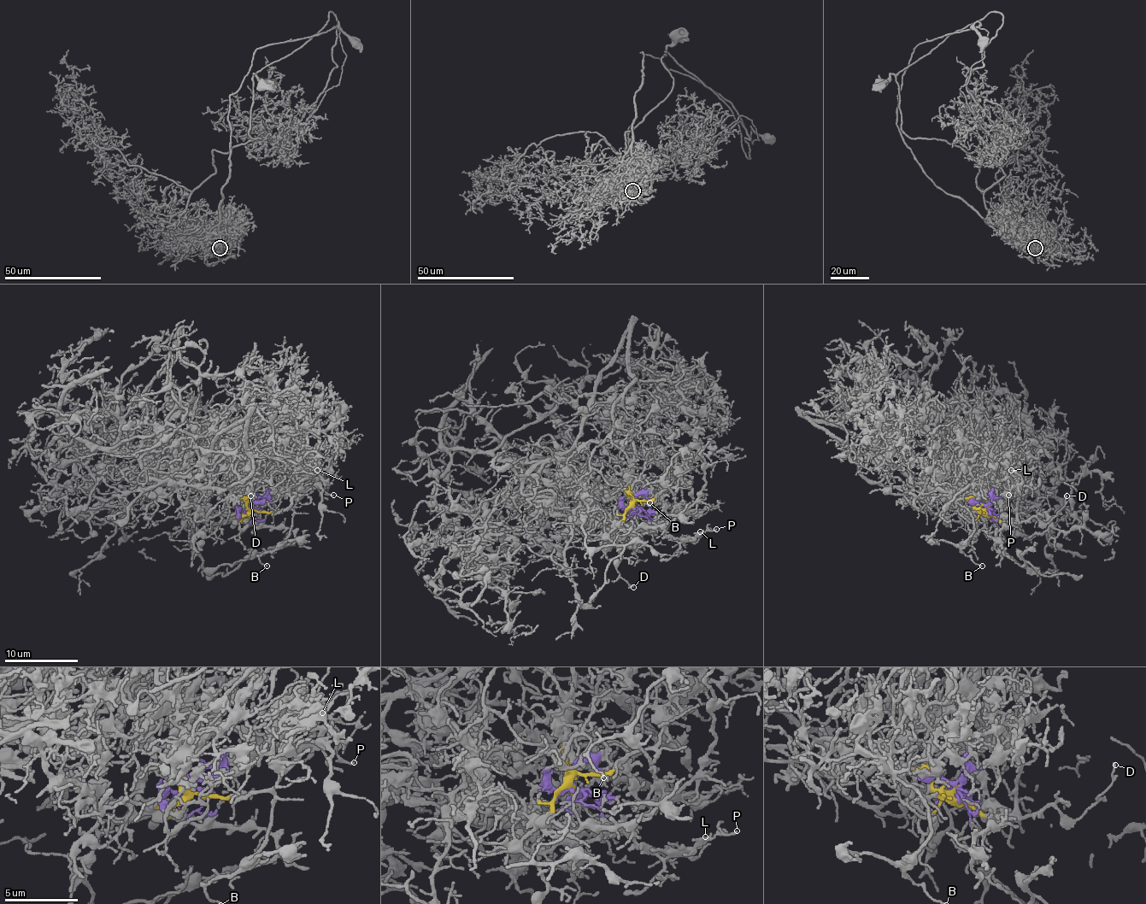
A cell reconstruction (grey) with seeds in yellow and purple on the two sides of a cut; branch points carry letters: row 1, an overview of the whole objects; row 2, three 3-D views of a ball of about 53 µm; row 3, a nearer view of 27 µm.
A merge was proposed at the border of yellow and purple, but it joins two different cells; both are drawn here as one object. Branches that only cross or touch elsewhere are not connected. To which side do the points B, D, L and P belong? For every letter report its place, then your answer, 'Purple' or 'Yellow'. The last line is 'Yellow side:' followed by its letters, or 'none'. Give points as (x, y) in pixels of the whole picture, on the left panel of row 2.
B: Place: (267, 566). Yellow
D: Place: (250, 496). Yellow
L: Place: (317, 470). Purple
P: Place: (333, 495). Purple
Yellow side: B, D

